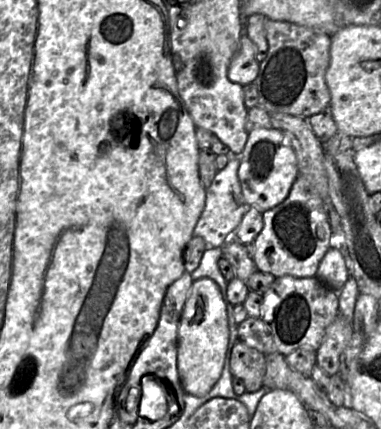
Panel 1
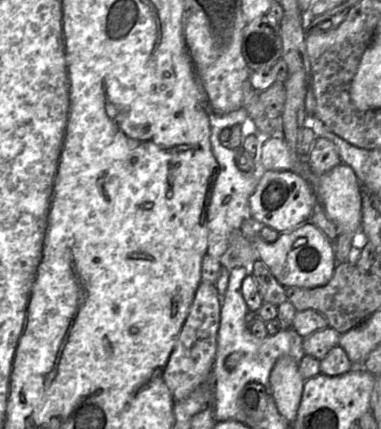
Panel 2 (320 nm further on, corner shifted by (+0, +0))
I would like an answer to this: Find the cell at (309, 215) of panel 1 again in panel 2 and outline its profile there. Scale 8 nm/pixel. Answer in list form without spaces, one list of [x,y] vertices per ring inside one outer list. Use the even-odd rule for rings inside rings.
[[[308,221],[299,227],[280,233],[274,242],[264,241],[259,230],[254,231],[253,239],[258,259],[261,260],[277,279],[287,287],[316,288],[327,284],[333,276],[337,261],[334,244],[311,222]]]

